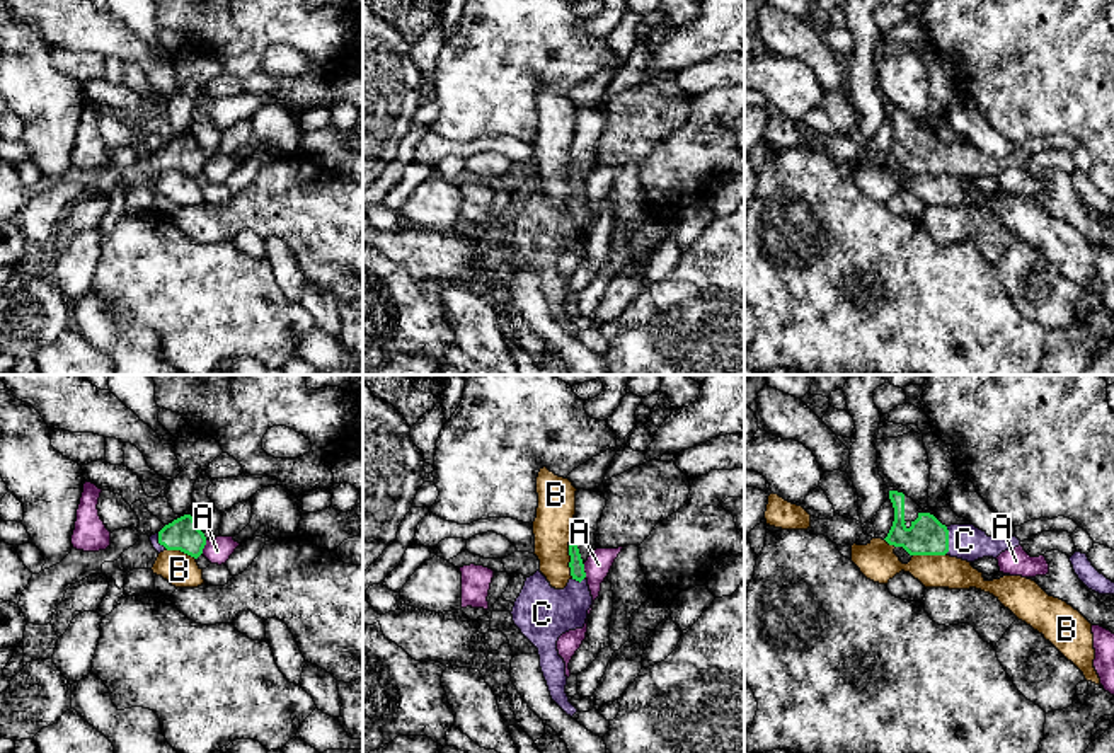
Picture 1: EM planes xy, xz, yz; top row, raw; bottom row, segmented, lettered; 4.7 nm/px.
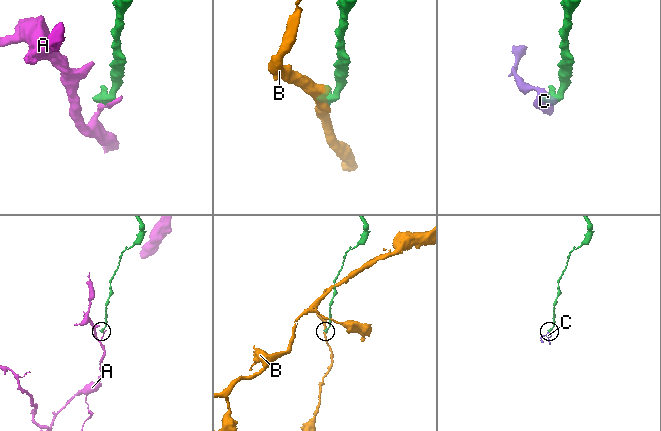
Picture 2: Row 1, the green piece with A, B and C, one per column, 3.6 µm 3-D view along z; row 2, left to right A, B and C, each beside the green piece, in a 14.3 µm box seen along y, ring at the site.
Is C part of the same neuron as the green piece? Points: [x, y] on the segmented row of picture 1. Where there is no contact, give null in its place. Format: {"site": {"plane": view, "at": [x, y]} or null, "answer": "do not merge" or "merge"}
{"site": {"plane": "yz", "at": [947, 540]}, "answer": "merge"}

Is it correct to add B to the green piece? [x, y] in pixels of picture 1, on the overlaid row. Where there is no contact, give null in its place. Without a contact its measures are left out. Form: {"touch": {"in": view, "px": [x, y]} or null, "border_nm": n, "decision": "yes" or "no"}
{"touch": {"in": "xz", "px": [571, 559]}, "border_nm": 180, "decision": "no"}

